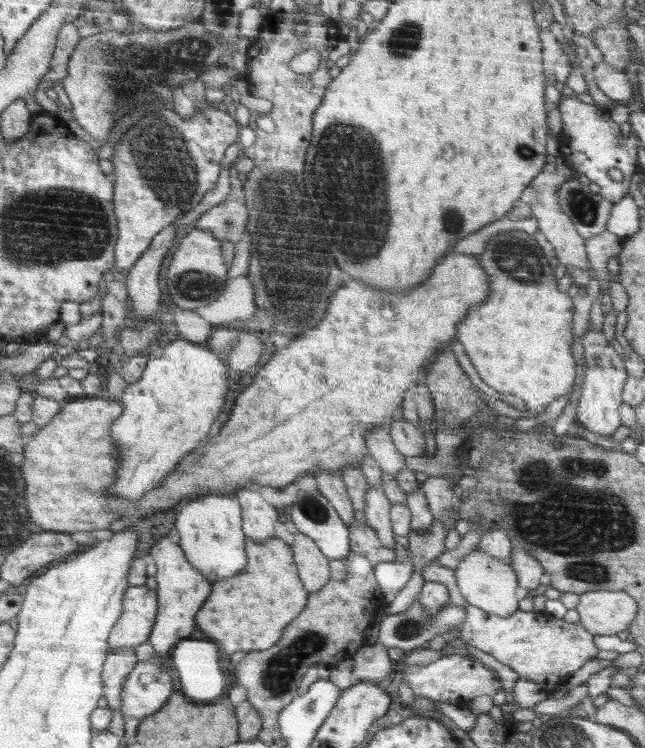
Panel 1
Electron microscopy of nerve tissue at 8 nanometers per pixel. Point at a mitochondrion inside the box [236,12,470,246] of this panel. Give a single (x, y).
(403, 40)

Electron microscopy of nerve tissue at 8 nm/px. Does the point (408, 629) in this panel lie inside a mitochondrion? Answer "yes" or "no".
yes

